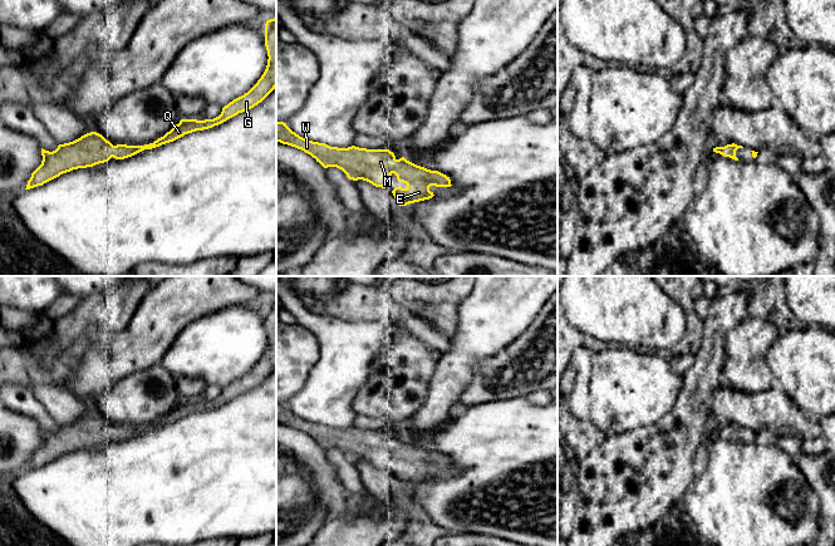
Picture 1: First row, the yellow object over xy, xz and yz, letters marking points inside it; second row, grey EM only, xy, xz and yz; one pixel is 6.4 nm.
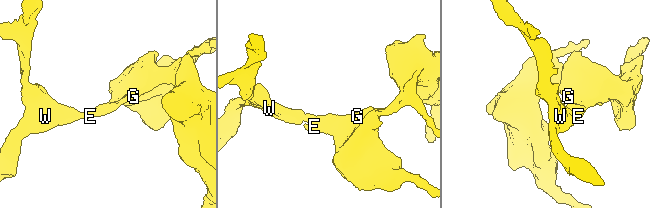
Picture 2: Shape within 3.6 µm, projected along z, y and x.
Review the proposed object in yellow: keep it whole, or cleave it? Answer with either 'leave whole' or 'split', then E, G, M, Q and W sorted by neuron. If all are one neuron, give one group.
leave whole | E G M Q W

